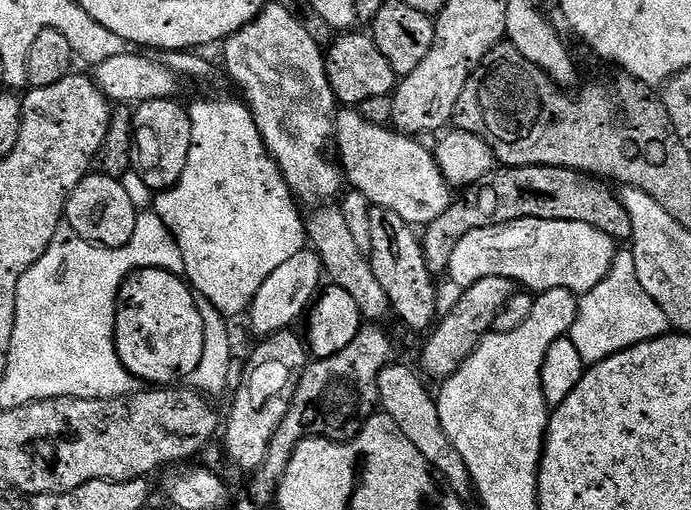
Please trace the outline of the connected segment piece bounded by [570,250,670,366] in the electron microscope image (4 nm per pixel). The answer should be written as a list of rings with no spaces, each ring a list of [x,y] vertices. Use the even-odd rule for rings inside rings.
[[[631,250],[617,251],[614,262],[610,266],[608,276],[594,286],[594,290],[583,293],[578,300],[578,314],[574,318],[574,326],[570,333],[570,339],[578,354],[582,354],[582,362],[585,366],[591,366],[602,362],[606,357],[627,348],[638,346],[647,340],[653,340],[659,336],[669,335],[670,327],[666,314],[662,312],[662,306],[658,306],[646,290],[642,290],[642,282],[638,282],[638,266],[634,266],[634,254]]]

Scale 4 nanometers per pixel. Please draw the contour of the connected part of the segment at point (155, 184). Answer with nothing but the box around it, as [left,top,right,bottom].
[132,100,192,194]

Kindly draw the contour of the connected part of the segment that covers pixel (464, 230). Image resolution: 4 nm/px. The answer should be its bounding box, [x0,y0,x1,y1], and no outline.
[422,167,632,274]

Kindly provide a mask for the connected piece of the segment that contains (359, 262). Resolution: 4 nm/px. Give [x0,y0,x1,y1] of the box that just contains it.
[306,206,392,322]

